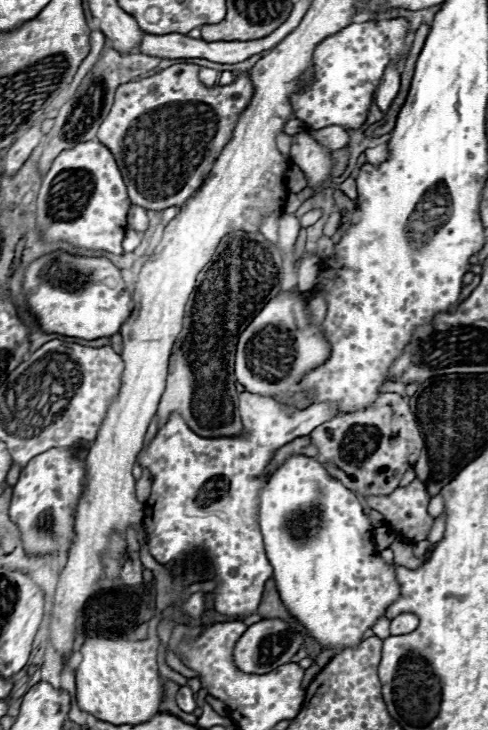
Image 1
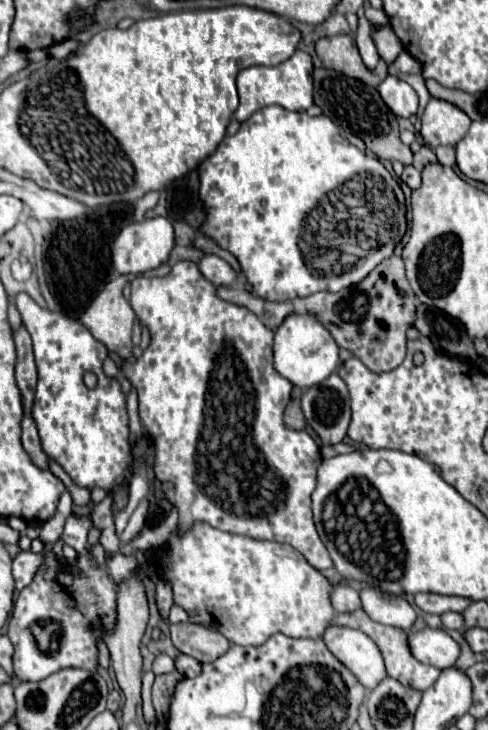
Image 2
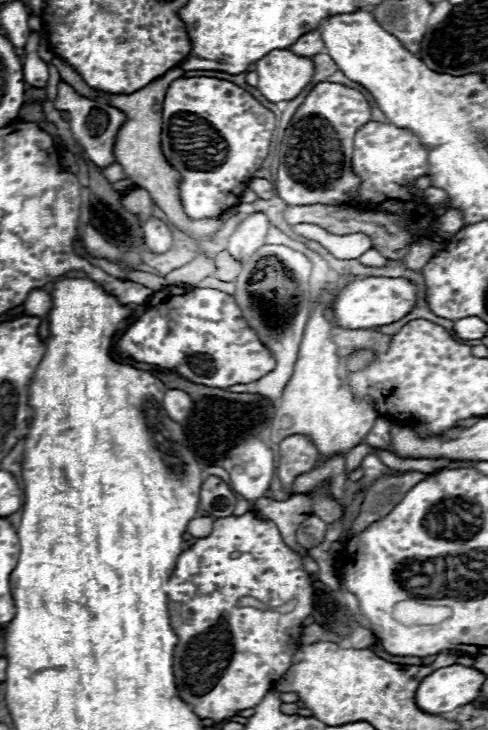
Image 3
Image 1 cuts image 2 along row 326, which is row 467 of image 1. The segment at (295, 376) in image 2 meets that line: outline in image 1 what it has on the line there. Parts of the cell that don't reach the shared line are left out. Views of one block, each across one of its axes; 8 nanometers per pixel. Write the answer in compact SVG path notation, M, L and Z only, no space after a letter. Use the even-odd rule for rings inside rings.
M292 454L278 470L274 470L260 494L260 530L284 606L296 616L308 634L322 644L322 648L354 648L364 632L372 628L374 622L384 616L386 608L400 596L394 566L388 566L378 558L372 542L372 524L364 514L362 504L354 492L342 486L342 482L330 478L316 458Z

